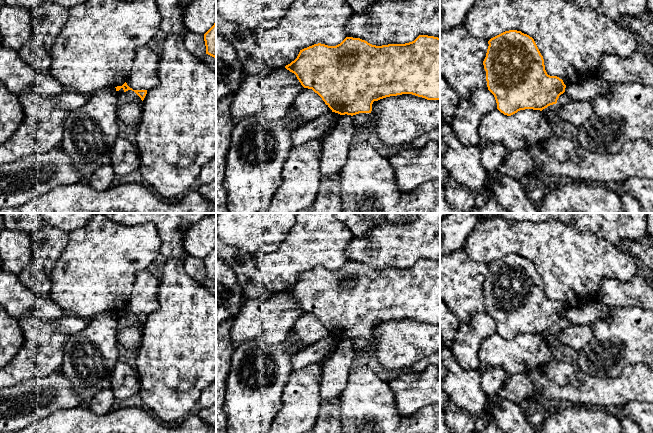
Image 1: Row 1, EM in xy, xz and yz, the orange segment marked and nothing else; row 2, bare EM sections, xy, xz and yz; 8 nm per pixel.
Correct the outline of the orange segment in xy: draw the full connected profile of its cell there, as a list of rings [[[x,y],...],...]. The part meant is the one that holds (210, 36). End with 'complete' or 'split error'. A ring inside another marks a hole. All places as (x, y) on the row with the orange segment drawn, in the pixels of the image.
[[[216,21],[214,25],[204,34],[206,54],[216,59]]]; complete

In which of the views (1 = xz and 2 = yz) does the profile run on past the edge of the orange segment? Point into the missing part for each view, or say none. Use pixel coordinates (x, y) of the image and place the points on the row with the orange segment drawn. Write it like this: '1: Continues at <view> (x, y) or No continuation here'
1: No continuation here
2: No continuation here

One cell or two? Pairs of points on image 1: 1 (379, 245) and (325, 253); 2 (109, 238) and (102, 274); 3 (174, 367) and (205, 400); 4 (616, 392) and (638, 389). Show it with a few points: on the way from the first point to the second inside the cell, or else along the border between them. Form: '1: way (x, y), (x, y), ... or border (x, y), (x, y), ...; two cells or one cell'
1: border (354, 236), (347, 249), (345, 260); two cells
2: way (109, 247), (108, 252), (102, 258), (102, 265); one cell
3: border (205, 388), (196, 407); two cells
4: way (621, 390), (633, 389); one cell

